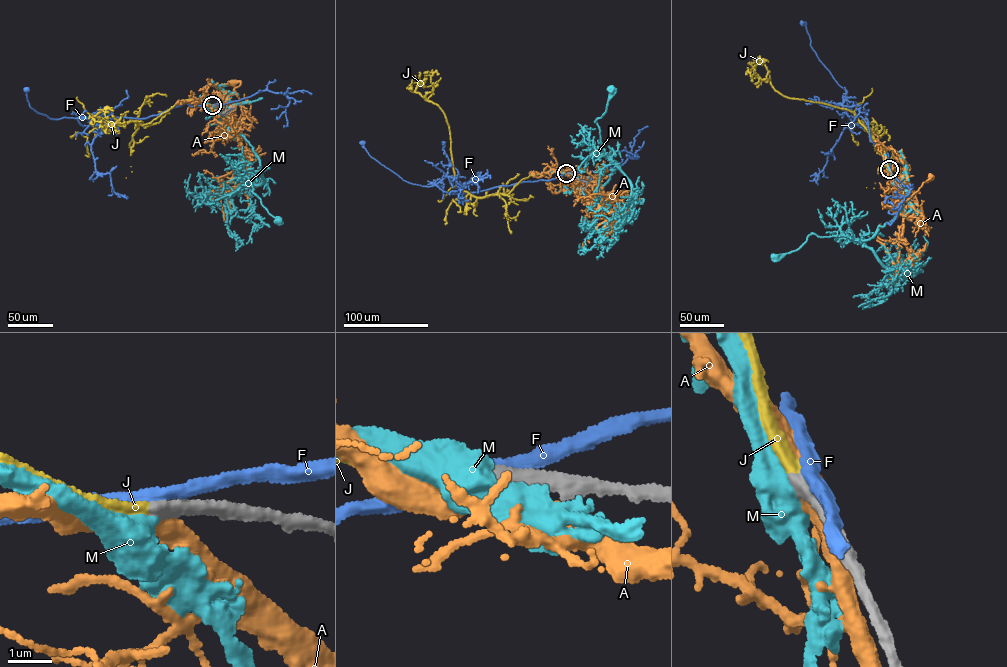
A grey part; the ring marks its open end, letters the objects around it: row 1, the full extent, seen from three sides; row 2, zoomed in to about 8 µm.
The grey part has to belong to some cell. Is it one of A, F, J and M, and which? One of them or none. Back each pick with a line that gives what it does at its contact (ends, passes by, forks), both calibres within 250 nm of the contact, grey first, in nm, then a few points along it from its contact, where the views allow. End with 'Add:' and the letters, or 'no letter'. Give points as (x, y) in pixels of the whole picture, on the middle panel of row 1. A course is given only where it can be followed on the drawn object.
J: it ends; calibres 460 and 360 nm; course (566, 173), (530, 175), (505, 195), (477, 198), (465, 192), (457, 185), (445, 114), (415, 91), (419, 72)
Add: J

